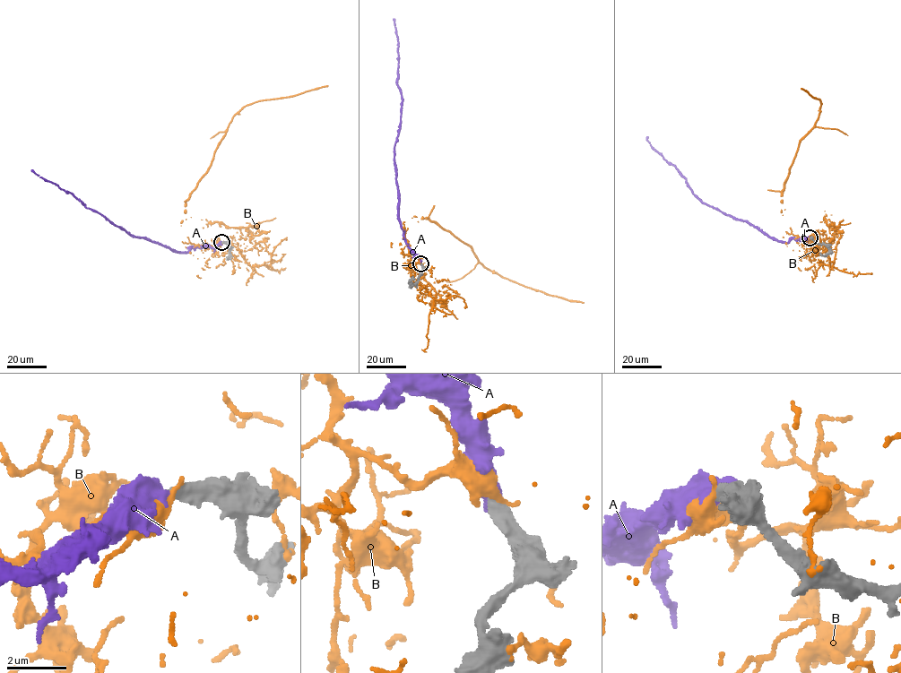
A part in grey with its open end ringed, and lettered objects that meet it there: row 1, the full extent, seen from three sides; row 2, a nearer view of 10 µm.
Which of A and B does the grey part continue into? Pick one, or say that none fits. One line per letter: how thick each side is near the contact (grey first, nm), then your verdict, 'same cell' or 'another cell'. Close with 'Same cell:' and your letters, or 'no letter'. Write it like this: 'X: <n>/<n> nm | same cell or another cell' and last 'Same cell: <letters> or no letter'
A: 440/650 nm | same cell
B: 440/480 nm | another cell
Same cell: A

